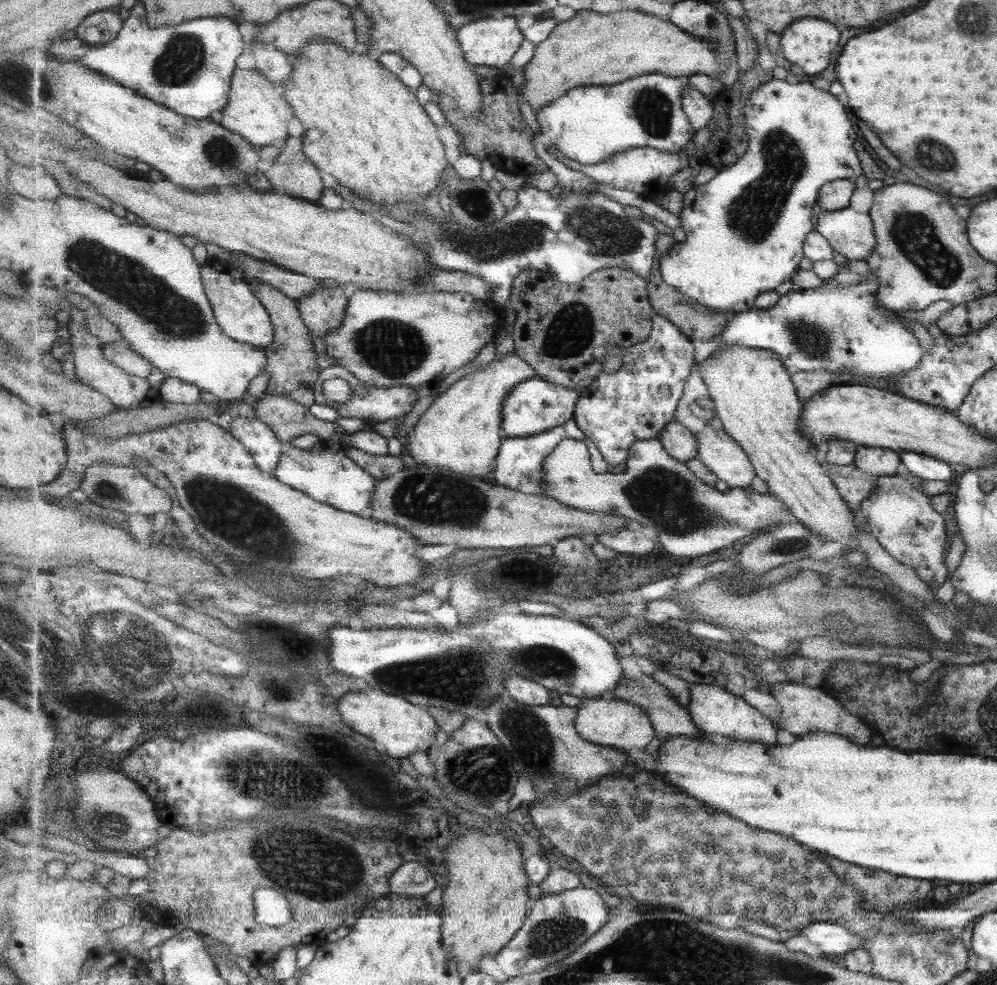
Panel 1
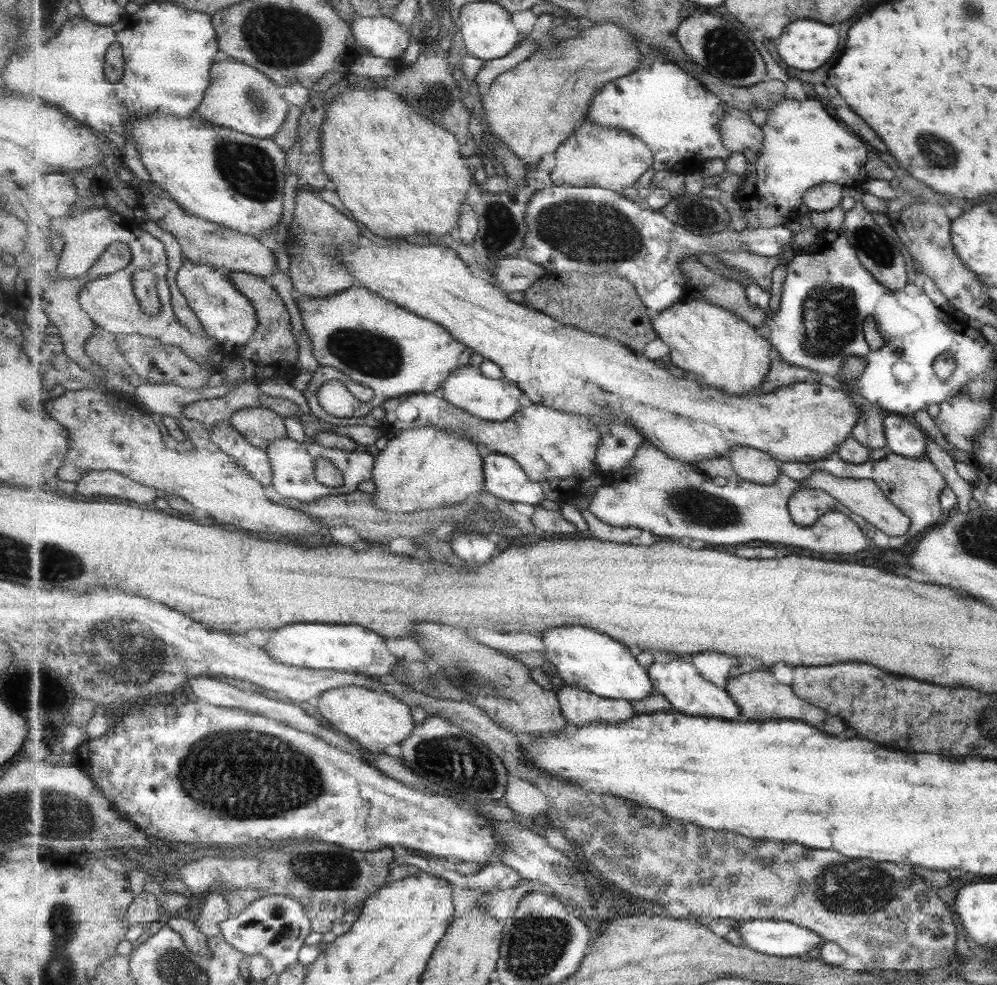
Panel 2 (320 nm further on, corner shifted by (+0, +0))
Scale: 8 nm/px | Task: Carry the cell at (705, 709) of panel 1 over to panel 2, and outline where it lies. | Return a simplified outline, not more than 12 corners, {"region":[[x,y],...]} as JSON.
{"region":[[657,660],[657,692],[691,716],[742,720],[738,702],[698,666]]}

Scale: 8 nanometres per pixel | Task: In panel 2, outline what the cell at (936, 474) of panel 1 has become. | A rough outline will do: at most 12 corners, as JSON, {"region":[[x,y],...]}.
{"region":[[883,415],[886,448],[924,456],[925,432],[911,417]]}

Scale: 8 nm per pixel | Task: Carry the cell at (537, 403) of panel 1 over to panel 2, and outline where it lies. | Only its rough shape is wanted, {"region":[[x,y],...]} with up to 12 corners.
{"region":[[460,367],[443,382],[444,399],[486,421],[505,422],[523,391]]}

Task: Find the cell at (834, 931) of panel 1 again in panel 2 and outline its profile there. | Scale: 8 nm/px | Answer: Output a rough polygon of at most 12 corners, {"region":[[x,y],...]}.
{"region":[[739,921],[743,942],[761,954],[813,956],[823,937],[794,922]]}

